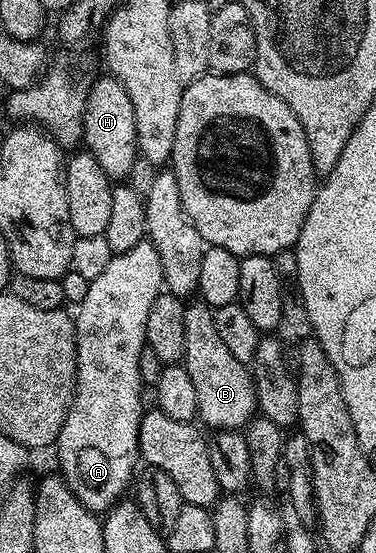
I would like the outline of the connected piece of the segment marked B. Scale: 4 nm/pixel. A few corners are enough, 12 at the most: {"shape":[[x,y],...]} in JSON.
{"shape":[[202,301],[183,308],[182,366],[198,422],[246,428],[257,415],[248,364],[237,361]]}

